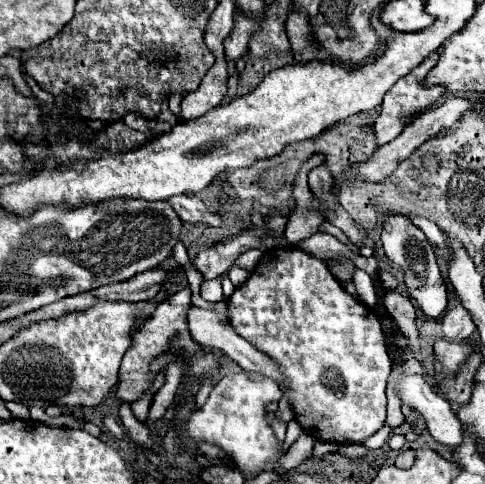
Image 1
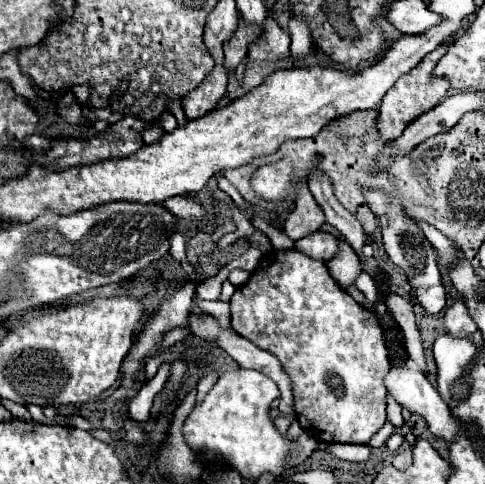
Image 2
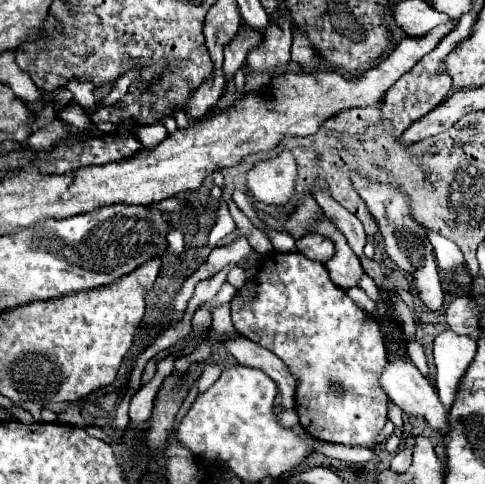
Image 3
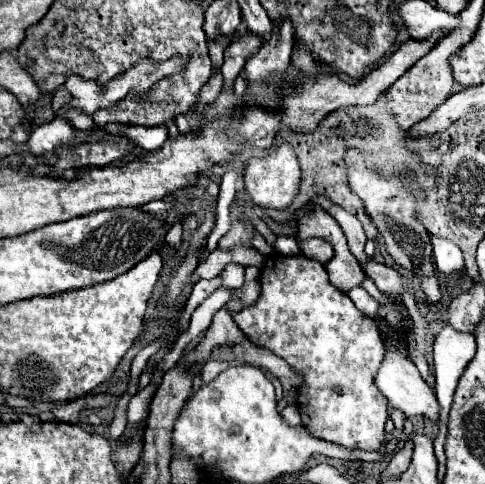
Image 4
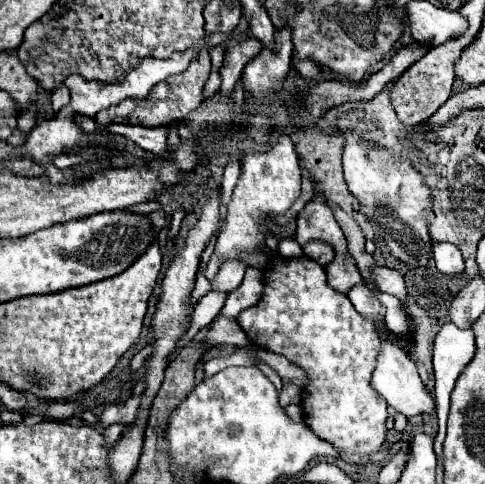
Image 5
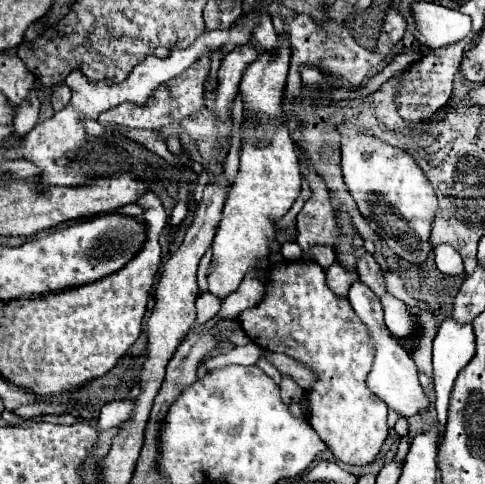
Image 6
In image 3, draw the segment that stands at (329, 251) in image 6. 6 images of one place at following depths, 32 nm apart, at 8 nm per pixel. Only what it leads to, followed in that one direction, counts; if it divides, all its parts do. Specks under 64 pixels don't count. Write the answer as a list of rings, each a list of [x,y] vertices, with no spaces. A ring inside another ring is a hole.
[[[306,234],[304,238],[296,240],[296,248],[314,260],[320,260],[322,264],[328,262],[334,256],[334,242],[320,234]]]

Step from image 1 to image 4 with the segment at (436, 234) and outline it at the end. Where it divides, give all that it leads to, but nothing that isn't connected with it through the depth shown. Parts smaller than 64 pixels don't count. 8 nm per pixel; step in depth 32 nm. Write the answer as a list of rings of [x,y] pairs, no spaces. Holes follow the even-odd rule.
[[[430,236],[430,242],[434,246],[434,262],[436,262],[436,268],[440,272],[452,274],[452,272],[462,272],[464,270],[462,250],[454,242],[438,238],[438,236]]]

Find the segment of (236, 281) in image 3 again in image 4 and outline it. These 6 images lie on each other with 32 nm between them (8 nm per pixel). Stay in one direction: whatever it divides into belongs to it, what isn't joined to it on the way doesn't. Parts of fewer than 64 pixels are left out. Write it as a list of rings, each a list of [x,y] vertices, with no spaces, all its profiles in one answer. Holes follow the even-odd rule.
[[[238,264],[226,266],[222,272],[222,286],[240,288],[242,284],[244,284],[244,266],[238,266]]]

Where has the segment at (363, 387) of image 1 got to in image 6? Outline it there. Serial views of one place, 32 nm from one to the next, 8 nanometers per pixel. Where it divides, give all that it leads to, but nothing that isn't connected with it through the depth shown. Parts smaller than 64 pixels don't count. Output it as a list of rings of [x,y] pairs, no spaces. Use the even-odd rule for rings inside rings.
[[[308,260],[270,264],[266,272],[266,294],[262,302],[256,304],[254,308],[244,310],[238,316],[238,320],[242,330],[256,346],[270,352],[282,352],[294,358],[296,362],[306,364],[312,370],[316,382],[306,390],[306,406],[308,406],[306,420],[316,430],[320,440],[324,440],[332,448],[332,454],[346,464],[364,466],[372,462],[388,436],[388,426],[386,426],[388,408],[384,400],[374,396],[366,386],[366,376],[372,370],[372,362],[374,362],[374,344],[370,340],[366,324],[362,324],[362,320],[356,316],[348,298],[336,296],[328,288],[324,268]]]

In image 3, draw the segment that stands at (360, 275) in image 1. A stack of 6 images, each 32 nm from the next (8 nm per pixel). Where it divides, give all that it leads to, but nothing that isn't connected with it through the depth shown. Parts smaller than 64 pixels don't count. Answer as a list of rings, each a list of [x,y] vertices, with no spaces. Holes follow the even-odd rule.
[[[362,276],[360,278],[360,282],[358,282],[358,286],[372,298],[374,301],[380,300],[380,291],[378,291],[378,287],[375,284],[374,280],[370,276]]]

